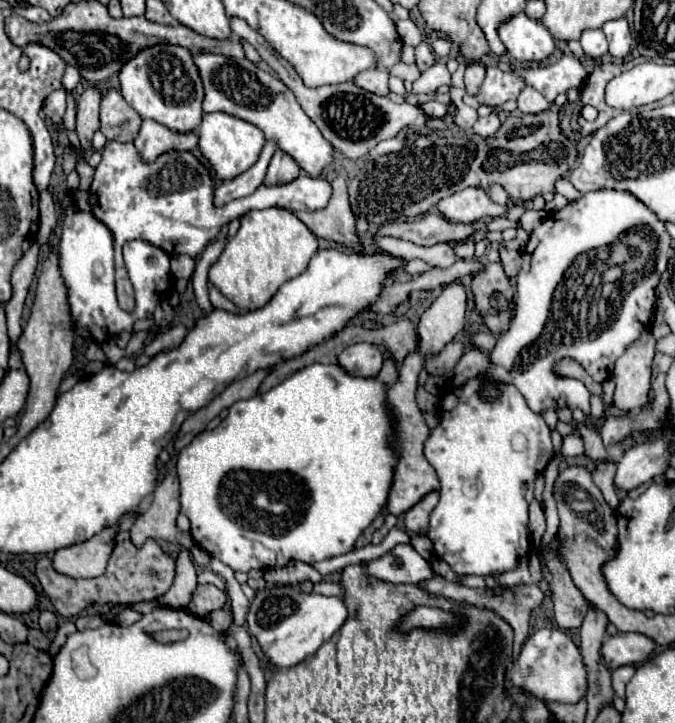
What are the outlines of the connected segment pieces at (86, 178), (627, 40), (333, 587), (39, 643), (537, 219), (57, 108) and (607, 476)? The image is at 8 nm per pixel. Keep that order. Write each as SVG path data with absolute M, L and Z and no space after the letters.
M80 158L76 164L76 170L80 176L80 190L88 190L92 184L92 178L94 178L94 168L88 166L88 162L84 158Z
M626 18L606 22L602 26L602 30L604 30L608 44L610 44L610 50L608 50L610 56L616 58L616 60L626 58L630 54L630 46L632 46L632 34L630 34Z
M318 582L314 584L314 592L324 594L324 596L342 596L344 586L340 582Z
M30 630L30 634L28 634L28 642L30 642L34 648L38 648L38 650L48 650L48 646L50 646L48 636L42 634L40 630Z
M526 210L522 216L520 216L520 226L526 230L526 232L532 232L542 220L544 220L546 212L538 212L538 210Z
M54 90L44 100L44 112L54 124L58 124L58 122L62 122L64 110L66 110L66 90Z
M600 462L596 466L596 470L592 472L592 478L596 482L596 486L602 490L606 502L614 508L614 472L616 472L616 464L614 462Z

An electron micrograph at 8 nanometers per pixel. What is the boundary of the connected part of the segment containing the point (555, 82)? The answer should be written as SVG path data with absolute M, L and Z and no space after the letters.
M562 56L554 64L526 68L512 68L512 60L504 58L498 66L504 72L516 74L520 80L524 80L526 86L538 90L548 102L552 102L558 94L566 92L568 88L580 88L588 78L586 70L582 68L576 56Z

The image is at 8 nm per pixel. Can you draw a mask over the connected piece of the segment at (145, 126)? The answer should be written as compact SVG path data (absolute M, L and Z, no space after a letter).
M154 120L142 122L140 134L134 140L134 146L140 158L144 158L144 162L152 162L152 158L166 154L168 150L188 150L188 152L196 152L196 155L199 152L196 132L178 134Z

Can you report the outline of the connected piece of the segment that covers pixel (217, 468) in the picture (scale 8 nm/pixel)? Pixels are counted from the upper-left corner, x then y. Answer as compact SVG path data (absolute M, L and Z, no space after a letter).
M312 364L292 374L270 392L232 404L226 420L222 420L214 430L198 434L184 450L180 450L176 462L182 490L182 514L190 518L192 538L198 542L198 546L204 548L210 556L222 560L232 570L242 572L260 568L270 570L276 566L286 566L292 560L310 564L354 550L354 544L362 530L366 530L384 510L384 502L388 502L388 486L392 486L392 466L396 466L396 454L388 450L388 438L392 438L392 412L388 410L388 406L384 406L384 394L386 386L378 378L352 376L338 364Z

